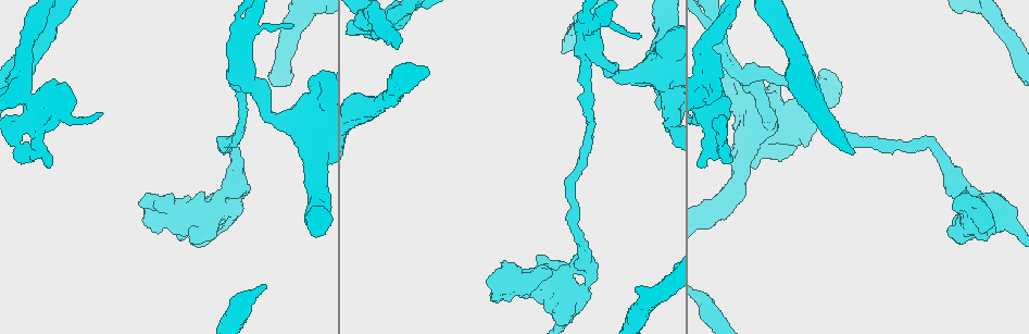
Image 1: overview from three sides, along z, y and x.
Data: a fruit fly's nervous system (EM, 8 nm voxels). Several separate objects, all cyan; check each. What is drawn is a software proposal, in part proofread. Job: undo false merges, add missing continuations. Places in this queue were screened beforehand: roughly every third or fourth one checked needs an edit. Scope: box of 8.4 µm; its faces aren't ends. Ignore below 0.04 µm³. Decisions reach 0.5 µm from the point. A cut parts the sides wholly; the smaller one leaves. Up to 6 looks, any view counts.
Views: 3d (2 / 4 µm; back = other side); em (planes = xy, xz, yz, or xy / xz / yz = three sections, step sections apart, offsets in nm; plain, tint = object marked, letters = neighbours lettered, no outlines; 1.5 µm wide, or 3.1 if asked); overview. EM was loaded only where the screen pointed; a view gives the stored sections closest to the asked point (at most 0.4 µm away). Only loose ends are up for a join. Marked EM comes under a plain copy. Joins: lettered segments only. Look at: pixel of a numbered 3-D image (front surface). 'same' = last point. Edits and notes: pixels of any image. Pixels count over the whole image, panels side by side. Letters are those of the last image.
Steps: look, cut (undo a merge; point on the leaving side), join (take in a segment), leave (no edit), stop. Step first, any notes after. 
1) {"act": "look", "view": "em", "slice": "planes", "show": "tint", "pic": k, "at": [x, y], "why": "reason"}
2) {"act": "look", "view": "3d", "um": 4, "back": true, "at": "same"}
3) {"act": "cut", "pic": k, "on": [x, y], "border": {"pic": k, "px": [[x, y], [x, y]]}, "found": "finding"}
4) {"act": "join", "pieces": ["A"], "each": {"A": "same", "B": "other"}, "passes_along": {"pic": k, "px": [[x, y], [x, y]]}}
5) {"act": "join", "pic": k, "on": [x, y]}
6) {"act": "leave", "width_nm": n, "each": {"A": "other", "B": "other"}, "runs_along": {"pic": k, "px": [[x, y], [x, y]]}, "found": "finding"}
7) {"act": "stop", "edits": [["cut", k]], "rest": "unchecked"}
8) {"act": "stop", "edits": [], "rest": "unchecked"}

{"act": "look", "view": "em", "slice": "planes", "show": "letters", "pic": 1, "at": [591, 278], "why": "branch stops here"}

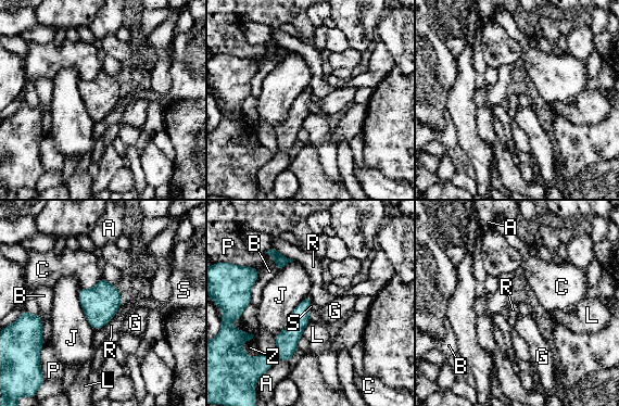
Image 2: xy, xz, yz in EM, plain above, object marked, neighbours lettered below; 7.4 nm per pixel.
{"act": "leave", "each": {"A": "other", "B": "other", "C": "other", "G": "other", "J": "other", "L": "other", "P": "other", "R": "other", "S": "other", "Z": "other"}, "found": "none of them fits"}

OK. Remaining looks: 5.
{"act": "look", "view": "3d", "um": 2, "pic": 1, "at": [33, 100], "why": "looks like a crossing"}

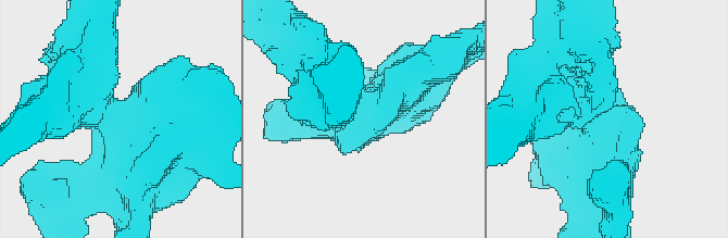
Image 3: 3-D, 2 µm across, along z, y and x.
{"act": "look", "view": "em", "slice": "planes", "show": "letters", "pic": 3, "at": [115, 118]}

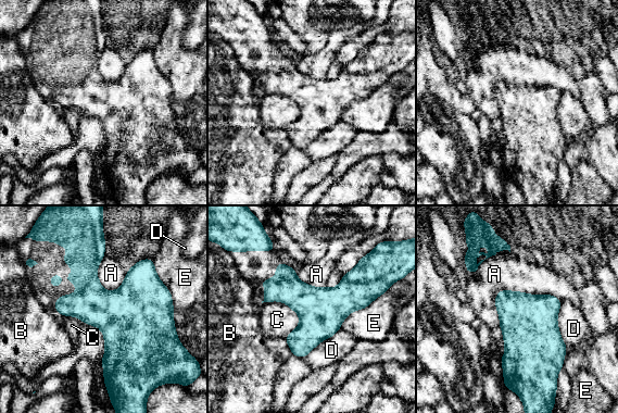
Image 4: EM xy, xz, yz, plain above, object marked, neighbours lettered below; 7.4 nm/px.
{"act": "leave", "width_nm": 340, "longest_contact_nm": ["A", 500], "each": {"A": "other", "B": "other", "C": "other", "D": "other", "E": "other"}, "found": "continuous, no second cell"}

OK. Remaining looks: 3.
{"act": "stop", "edits": [], "rest": "unchecked"}

